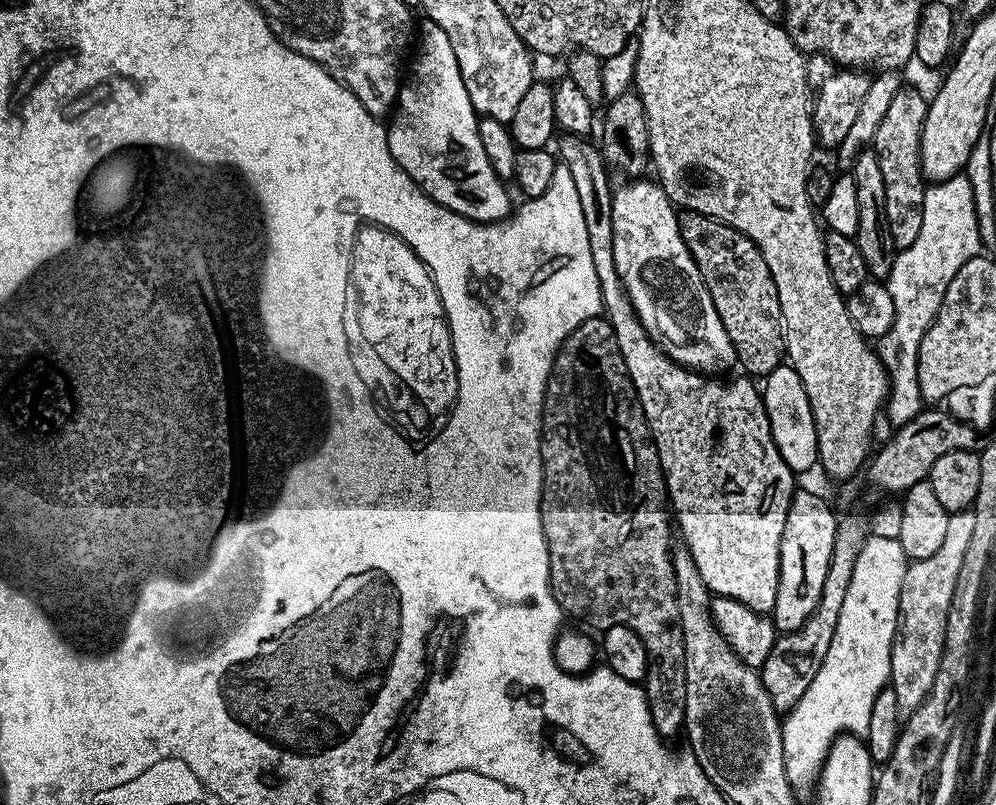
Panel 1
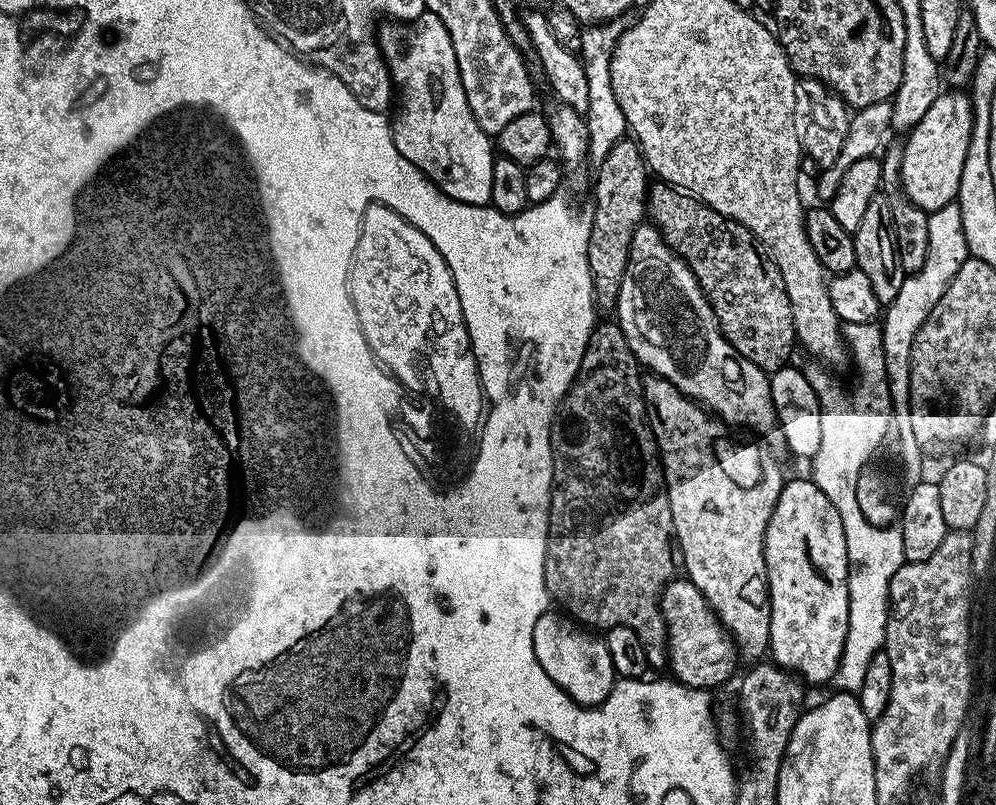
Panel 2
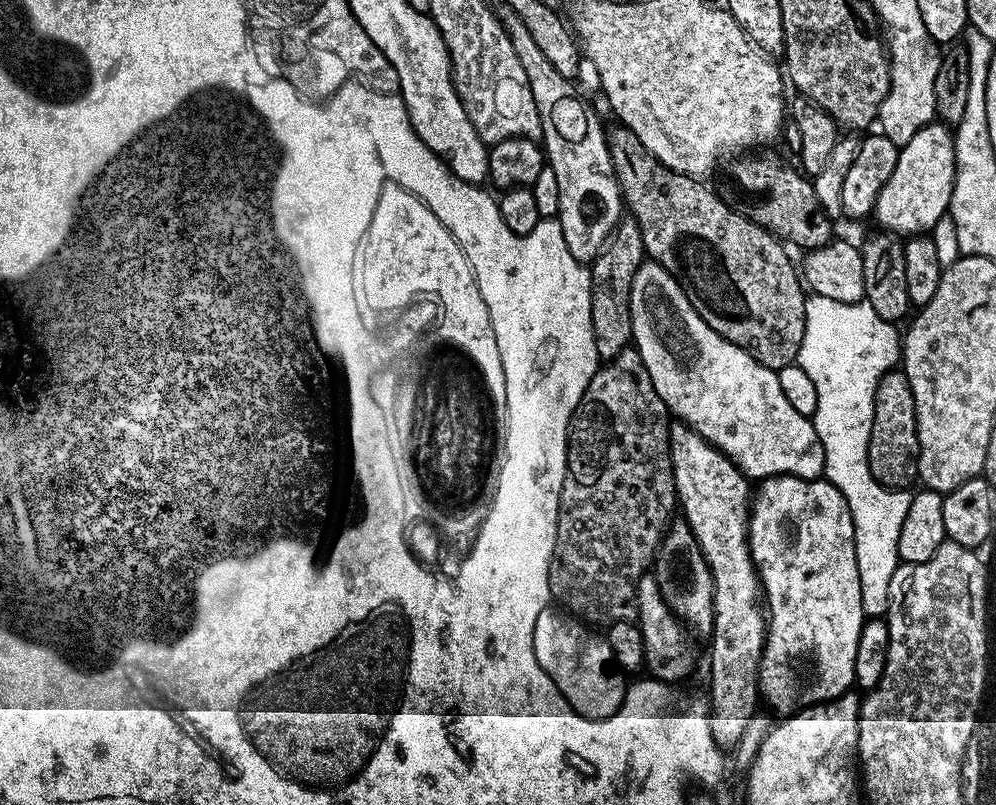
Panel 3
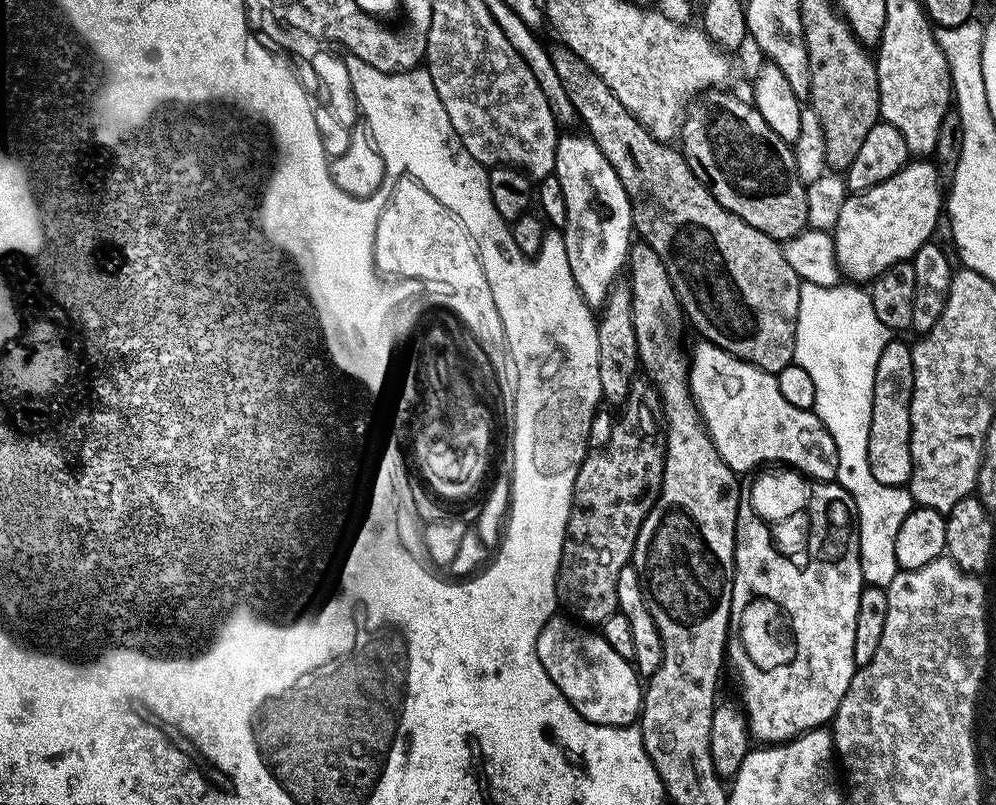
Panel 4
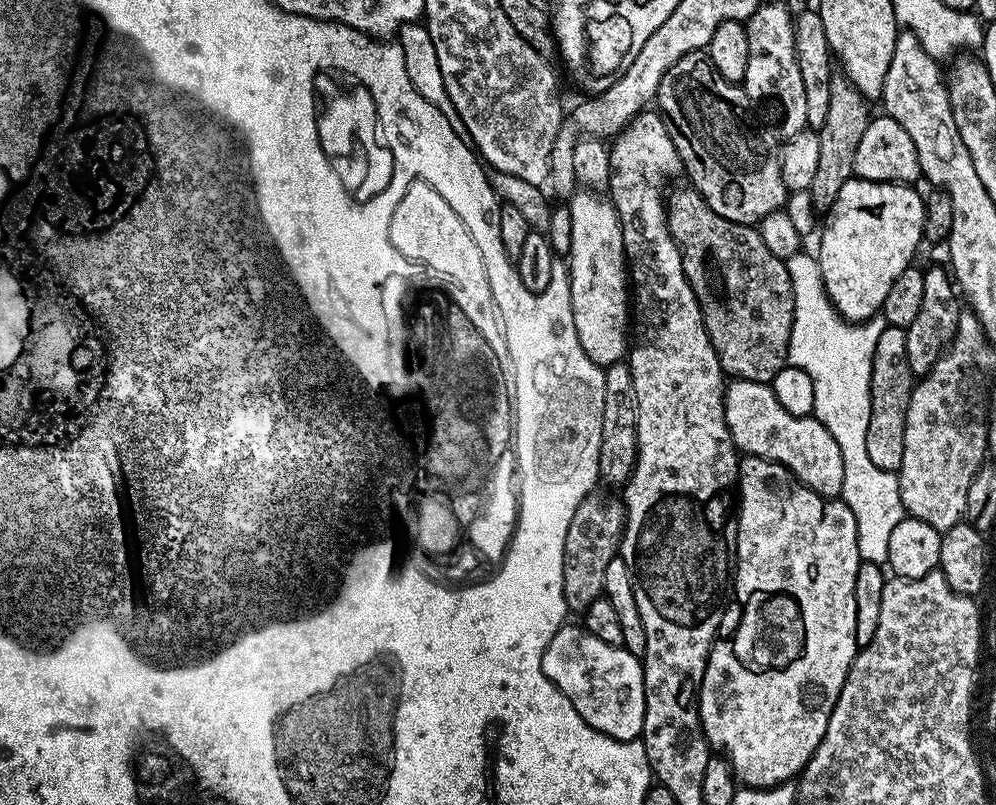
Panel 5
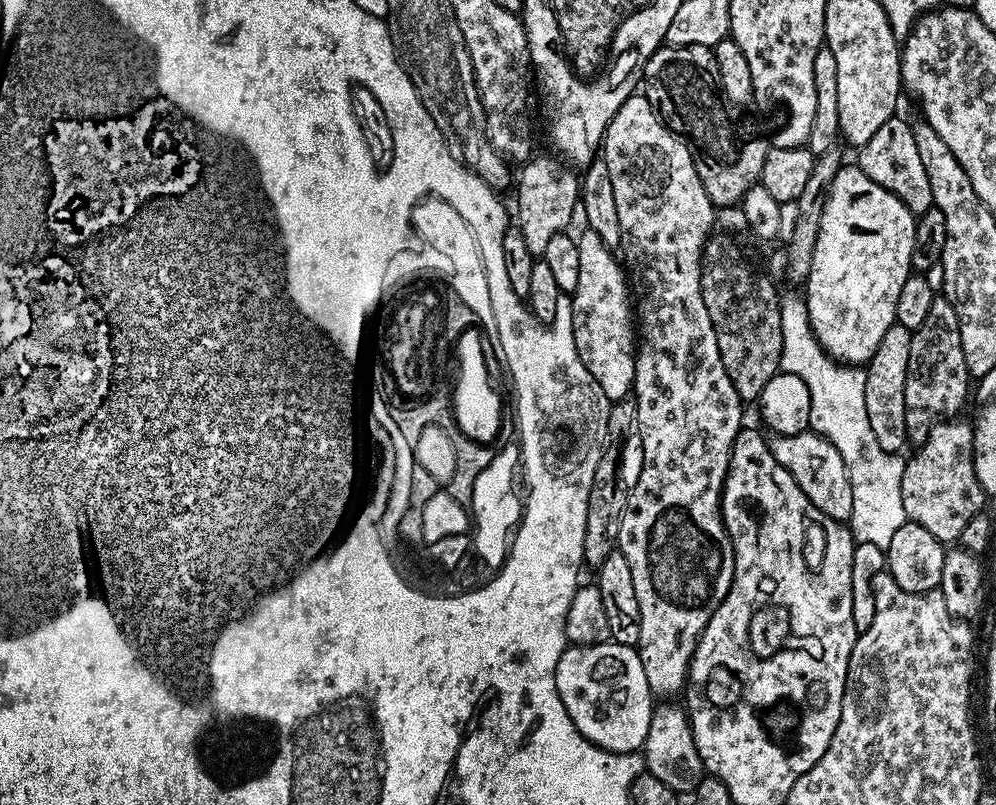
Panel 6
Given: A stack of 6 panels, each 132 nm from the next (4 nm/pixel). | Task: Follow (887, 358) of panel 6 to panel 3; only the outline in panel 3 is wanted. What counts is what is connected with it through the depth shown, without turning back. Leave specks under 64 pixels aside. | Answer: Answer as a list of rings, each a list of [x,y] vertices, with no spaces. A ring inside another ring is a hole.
[[[889,370],[878,382],[878,390],[874,394],[874,422],[867,446],[868,469],[884,488],[906,490],[917,481],[919,457],[918,422],[910,382],[903,370]]]

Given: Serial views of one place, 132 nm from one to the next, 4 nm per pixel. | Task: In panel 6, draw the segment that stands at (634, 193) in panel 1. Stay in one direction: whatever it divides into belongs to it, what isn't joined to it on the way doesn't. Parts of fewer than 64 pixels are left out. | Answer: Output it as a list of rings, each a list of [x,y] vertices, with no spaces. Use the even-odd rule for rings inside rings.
[[[809,430],[798,435],[773,435],[769,439],[769,448],[774,458],[785,470],[792,475],[794,482],[810,498],[810,502],[822,514],[832,520],[841,522],[851,521],[854,510],[854,490],[848,477],[846,466],[842,462],[842,454],[823,436]]]

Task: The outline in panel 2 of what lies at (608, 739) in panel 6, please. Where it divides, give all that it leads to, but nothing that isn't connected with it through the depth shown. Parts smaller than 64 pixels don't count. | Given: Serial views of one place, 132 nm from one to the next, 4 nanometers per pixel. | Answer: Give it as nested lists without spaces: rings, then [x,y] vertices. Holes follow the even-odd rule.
[[[546,611],[534,622],[534,654],[542,670],[546,670],[549,678],[576,704],[598,705],[616,685],[618,677],[604,636],[581,626],[563,611]]]

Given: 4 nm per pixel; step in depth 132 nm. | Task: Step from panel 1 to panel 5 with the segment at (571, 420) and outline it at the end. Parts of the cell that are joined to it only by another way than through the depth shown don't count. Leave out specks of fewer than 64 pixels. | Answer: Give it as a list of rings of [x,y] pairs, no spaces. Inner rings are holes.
[[[585,496],[574,518],[570,518],[570,530],[566,530],[564,543],[564,569],[562,590],[564,601],[573,613],[583,614],[590,602],[601,599],[606,582],[606,566],[620,551],[620,540],[624,537],[624,506],[612,496]]]

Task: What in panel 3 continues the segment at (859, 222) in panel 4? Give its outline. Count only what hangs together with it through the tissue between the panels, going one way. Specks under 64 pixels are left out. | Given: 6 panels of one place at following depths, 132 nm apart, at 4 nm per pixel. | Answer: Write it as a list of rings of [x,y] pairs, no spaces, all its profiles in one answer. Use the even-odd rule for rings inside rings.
[[[941,122],[919,128],[900,148],[898,166],[890,174],[890,182],[878,194],[874,220],[889,234],[928,234],[952,207],[952,191],[956,177],[954,132]]]

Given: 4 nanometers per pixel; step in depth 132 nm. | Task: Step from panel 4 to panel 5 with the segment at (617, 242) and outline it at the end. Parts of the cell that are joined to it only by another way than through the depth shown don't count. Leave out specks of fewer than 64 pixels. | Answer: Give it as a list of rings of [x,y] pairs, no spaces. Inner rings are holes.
[[[596,190],[573,192],[566,207],[572,219],[570,250],[566,253],[568,260],[566,294],[570,298],[574,314],[574,330],[578,330],[578,342],[582,342],[582,350],[586,350],[587,356],[598,365],[621,363],[630,348],[630,276],[626,271],[622,226],[616,207],[612,205],[611,199],[605,198]]]

